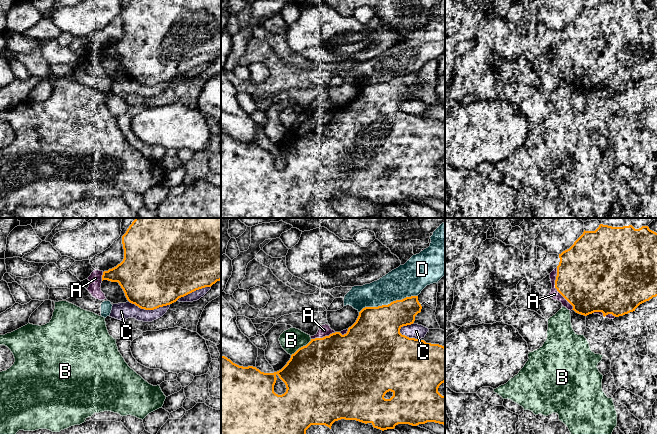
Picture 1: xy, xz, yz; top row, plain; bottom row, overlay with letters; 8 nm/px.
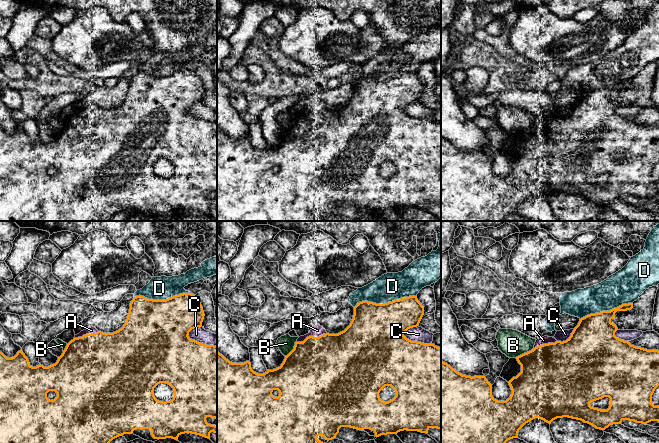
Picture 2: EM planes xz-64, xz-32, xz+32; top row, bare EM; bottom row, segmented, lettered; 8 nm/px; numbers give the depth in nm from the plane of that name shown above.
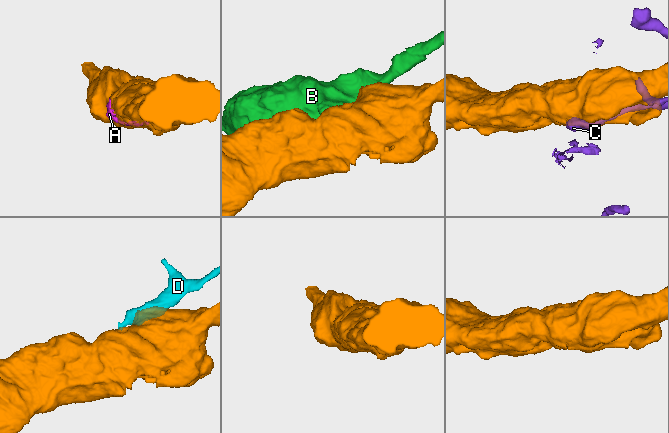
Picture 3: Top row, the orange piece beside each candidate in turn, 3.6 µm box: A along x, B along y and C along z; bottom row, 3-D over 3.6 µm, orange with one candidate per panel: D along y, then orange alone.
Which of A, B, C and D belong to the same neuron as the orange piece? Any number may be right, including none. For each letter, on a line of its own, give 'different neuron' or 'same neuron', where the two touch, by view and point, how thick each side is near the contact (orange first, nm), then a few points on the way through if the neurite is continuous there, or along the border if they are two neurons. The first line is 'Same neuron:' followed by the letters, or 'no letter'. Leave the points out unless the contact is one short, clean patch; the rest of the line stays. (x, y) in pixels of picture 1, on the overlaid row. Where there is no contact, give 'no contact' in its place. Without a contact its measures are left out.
Same neuron: A
A: same neuron; contact yz (556, 288); calibres 460 and 80 nm
B: different neuron; contact xz (301, 347); calibres 500 and 180 nm
C: different neuron; contact xy (149, 309); calibres 480 and 140 nm
D: different neuron; contact xz (388, 304); calibres 380 and 260 nm

